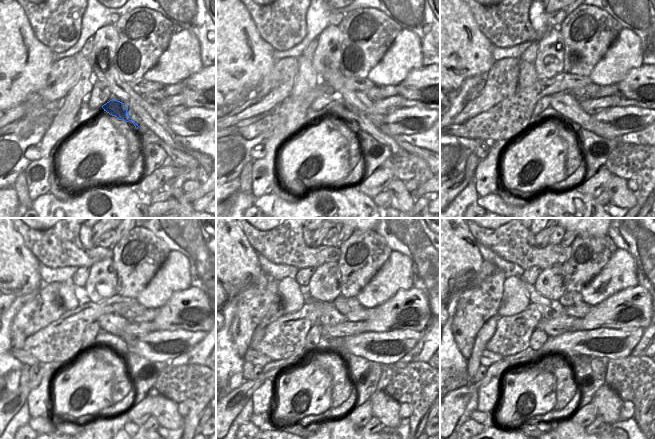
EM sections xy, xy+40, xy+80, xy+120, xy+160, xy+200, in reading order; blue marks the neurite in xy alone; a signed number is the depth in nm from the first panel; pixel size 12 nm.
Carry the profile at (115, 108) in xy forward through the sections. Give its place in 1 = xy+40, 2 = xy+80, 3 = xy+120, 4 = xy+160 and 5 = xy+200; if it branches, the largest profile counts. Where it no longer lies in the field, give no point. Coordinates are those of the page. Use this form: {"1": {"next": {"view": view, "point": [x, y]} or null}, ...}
{"1": {"next": {"view": "xy+40", "point": [342, 110]}}, "2": {"next": {"view": "xy+80", "point": [564, 103]}}, "3": {"next": {"view": "xy+120", "point": [114, 324]}}, "4": {"next": {"view": "xy+160", "point": [331, 316]}}, "5": {"next": {"view": "xy+200", "point": [550, 309]}}}

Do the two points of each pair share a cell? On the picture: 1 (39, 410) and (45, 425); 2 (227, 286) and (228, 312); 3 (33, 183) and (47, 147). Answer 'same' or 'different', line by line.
1: different
2: different
3: same

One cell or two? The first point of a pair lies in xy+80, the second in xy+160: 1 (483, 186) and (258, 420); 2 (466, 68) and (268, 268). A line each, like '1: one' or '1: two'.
1: two
2: two

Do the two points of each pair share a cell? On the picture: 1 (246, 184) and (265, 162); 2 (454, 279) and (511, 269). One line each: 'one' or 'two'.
1: two
2: two

